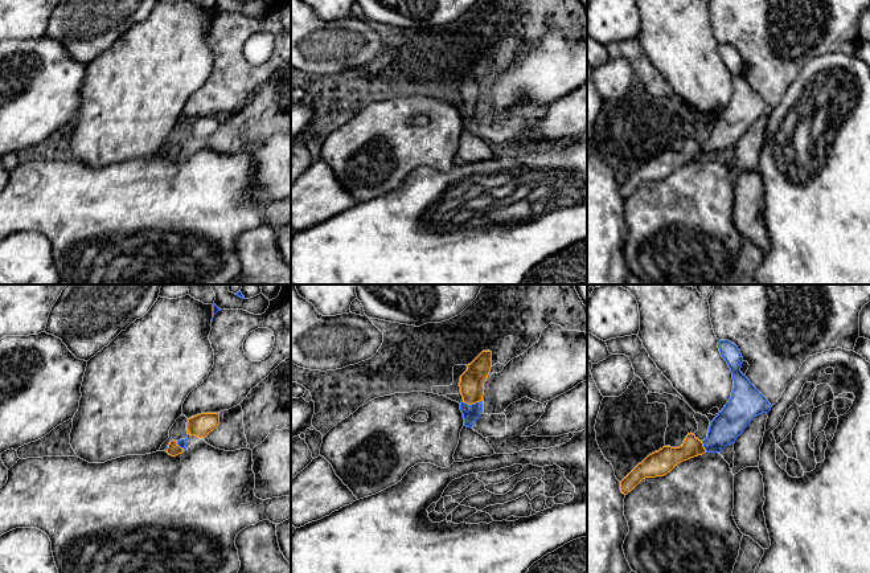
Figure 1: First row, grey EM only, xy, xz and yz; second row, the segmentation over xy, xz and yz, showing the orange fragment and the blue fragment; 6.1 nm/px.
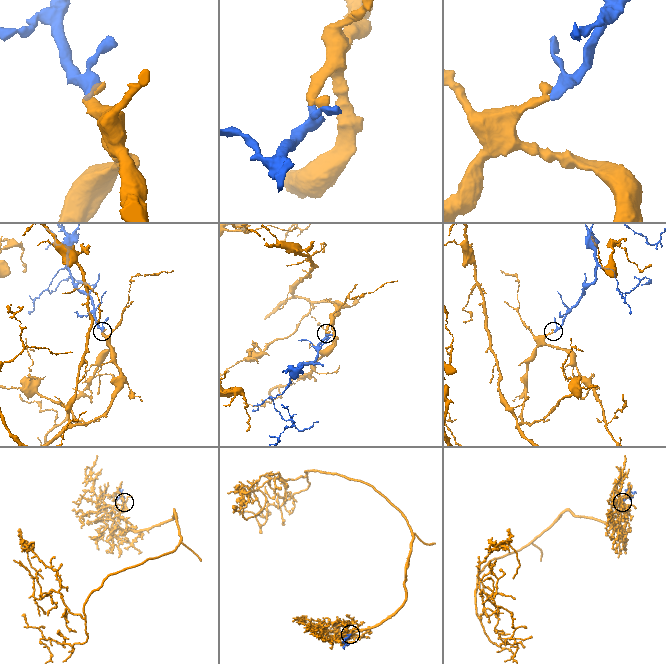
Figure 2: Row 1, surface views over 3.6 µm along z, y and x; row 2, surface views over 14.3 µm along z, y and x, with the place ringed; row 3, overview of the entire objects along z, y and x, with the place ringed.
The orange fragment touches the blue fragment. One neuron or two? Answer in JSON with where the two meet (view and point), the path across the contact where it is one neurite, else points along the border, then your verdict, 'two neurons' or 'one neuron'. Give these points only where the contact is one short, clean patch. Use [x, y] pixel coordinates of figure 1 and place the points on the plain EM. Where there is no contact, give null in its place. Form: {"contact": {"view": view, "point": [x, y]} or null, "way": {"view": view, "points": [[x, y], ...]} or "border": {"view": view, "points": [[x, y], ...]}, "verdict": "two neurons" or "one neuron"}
{"contact": {"view": "xz", "point": [471, 107]}, "way": {"view": "xz", "points": [[472, 84], [471, 107], [471, 117]]}, "verdict": "one neuron"}

